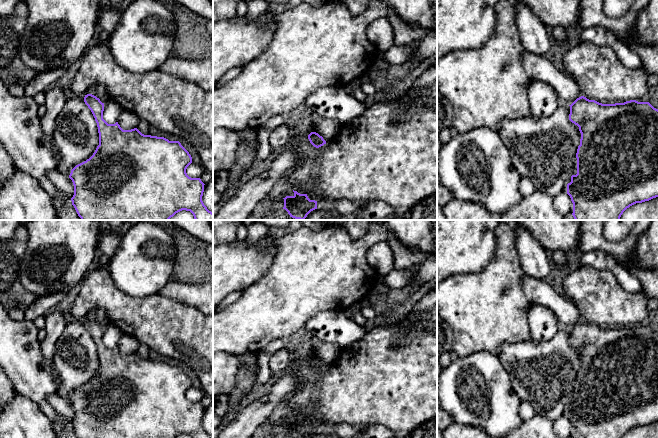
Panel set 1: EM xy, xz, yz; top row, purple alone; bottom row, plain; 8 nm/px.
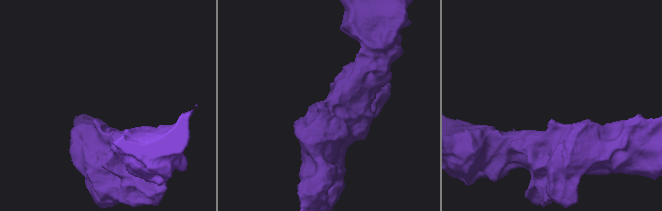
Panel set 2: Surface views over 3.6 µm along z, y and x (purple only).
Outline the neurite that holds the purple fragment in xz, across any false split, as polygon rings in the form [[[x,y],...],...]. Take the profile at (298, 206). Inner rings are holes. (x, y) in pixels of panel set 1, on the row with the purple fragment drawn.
[[[294,191],[293,196],[286,196],[284,199],[284,207],[290,217],[304,220],[307,215],[317,209],[317,201],[310,200],[307,194],[300,194]]]

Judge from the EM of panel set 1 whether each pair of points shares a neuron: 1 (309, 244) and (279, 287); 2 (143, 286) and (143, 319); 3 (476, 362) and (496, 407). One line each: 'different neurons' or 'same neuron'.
1: same neuron
2: different neurons
3: same neuron

